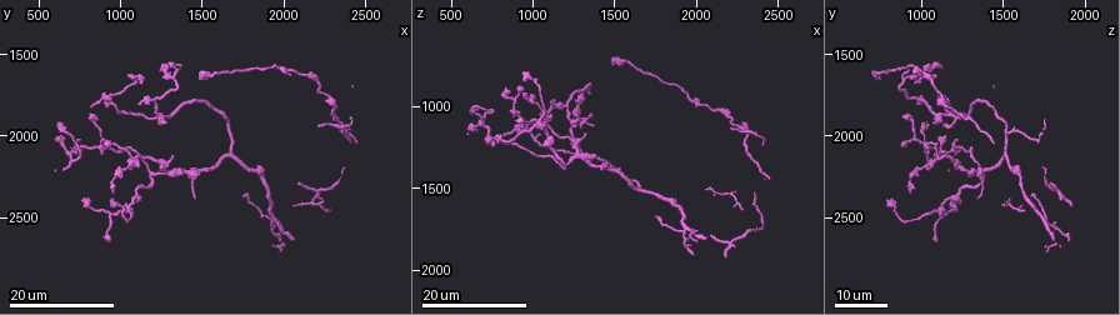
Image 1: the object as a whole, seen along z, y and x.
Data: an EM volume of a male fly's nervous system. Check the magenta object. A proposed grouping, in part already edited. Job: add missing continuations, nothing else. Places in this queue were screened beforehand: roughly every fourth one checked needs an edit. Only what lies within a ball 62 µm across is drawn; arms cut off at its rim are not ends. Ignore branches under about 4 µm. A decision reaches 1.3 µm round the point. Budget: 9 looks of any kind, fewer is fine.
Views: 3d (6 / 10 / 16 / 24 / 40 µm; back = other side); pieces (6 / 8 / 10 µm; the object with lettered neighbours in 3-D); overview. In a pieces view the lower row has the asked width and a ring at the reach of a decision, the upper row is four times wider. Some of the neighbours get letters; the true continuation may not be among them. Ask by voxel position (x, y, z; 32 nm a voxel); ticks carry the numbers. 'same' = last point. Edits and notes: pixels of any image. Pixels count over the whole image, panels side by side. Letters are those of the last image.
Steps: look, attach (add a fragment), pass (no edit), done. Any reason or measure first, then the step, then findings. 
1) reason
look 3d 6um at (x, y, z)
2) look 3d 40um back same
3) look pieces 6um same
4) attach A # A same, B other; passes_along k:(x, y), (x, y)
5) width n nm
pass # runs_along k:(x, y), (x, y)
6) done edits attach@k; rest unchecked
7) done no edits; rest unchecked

branch stops here
look 3d 24um at (1320, 2120, 1180)

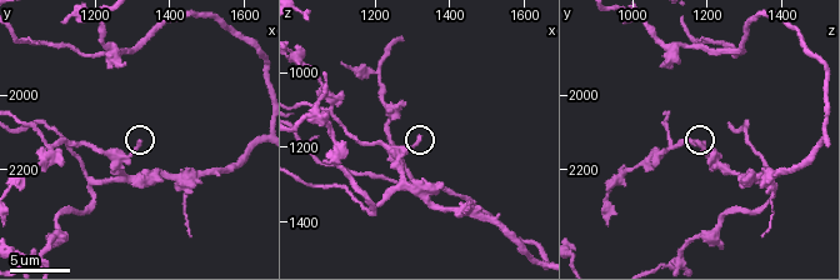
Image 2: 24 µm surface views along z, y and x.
look pieces 8um at (1310, 2130, 1170)

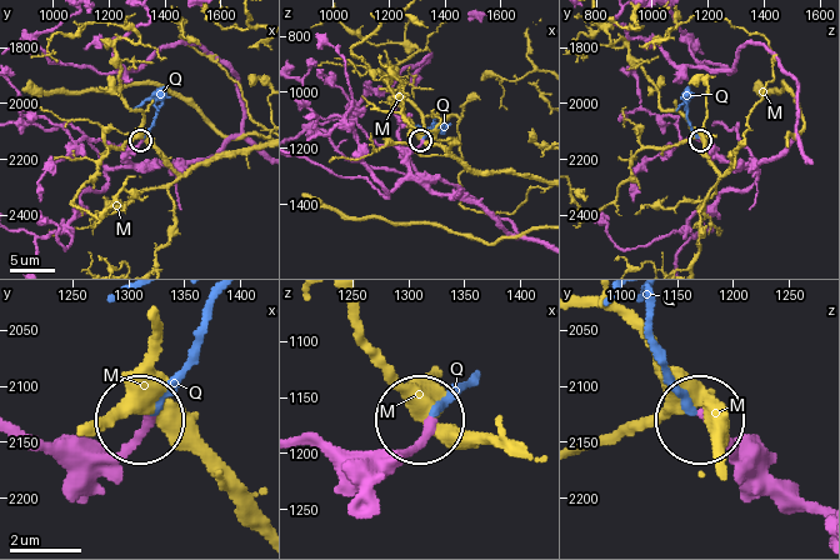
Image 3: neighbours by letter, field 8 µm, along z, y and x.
attach Q # M other, Q same; passes_along 3:(96, 483), (184, 365), (208, 303); the neuron continues

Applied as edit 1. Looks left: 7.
redraw
look overview

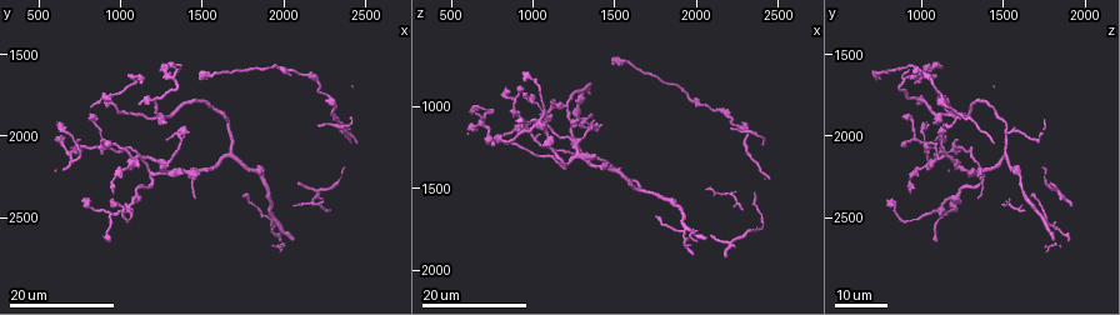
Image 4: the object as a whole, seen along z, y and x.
look 3d 16um at (1360, 1600, 1060)

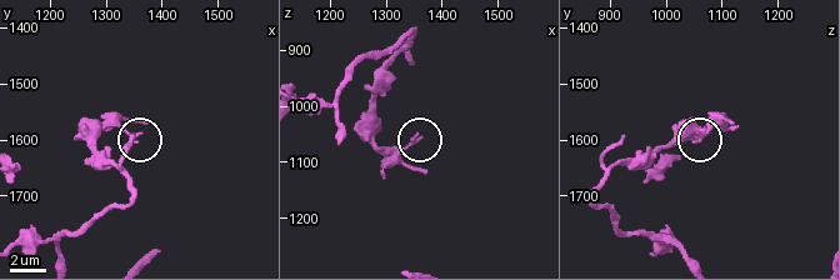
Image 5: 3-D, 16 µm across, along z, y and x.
look pieces 6um at (1355, 1600, 1055)

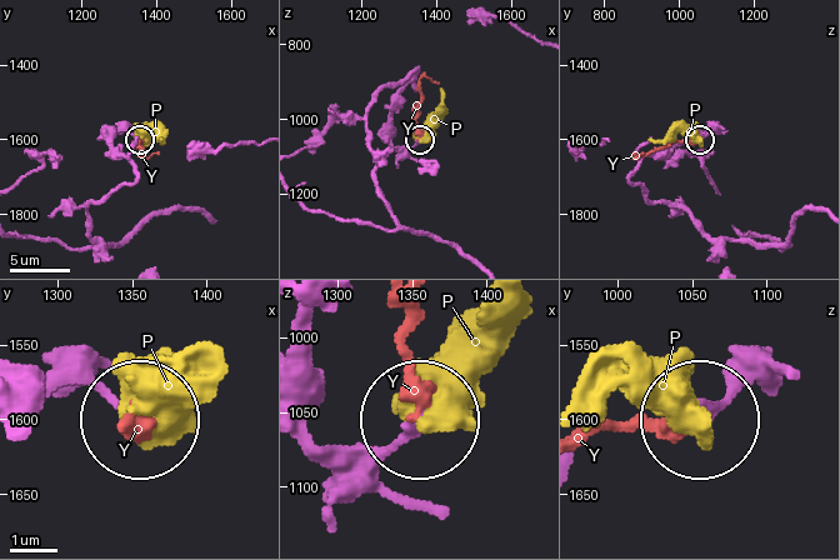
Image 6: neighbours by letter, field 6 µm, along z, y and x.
pass # P other, Y other; runs_along 6:(368, 123), (374, 96), (415, 70), (391, 141), (418, 139); none of them fits

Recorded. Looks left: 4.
free end
look 3d 16um at (840, 1820, 1180)

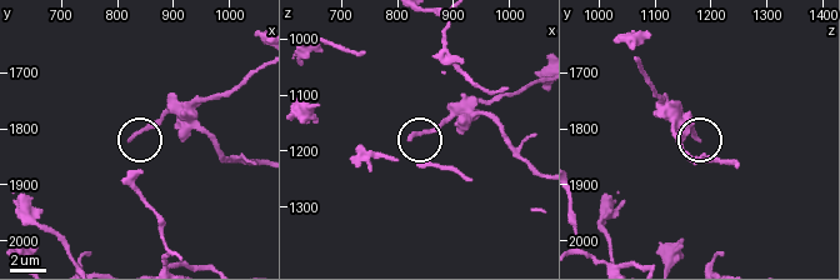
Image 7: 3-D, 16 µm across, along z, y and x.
look pieces 6um at (825, 1825, 1175)

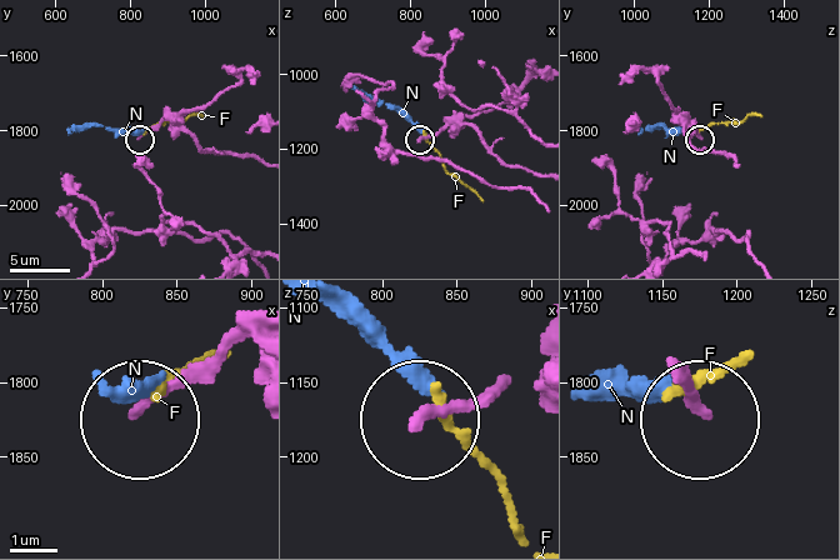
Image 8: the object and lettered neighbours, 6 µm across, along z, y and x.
pass # F other, N other; runs_along 8:(539, 174), (505, 165), (464, 124), (420, 140); none of them fits

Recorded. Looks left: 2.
look 3d 24um at (2200, 1920, 1140)

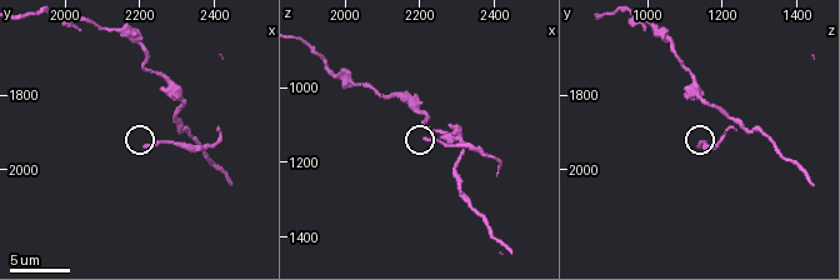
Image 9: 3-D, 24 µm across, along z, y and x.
look pieces 8um at (2210, 1930, 1140)

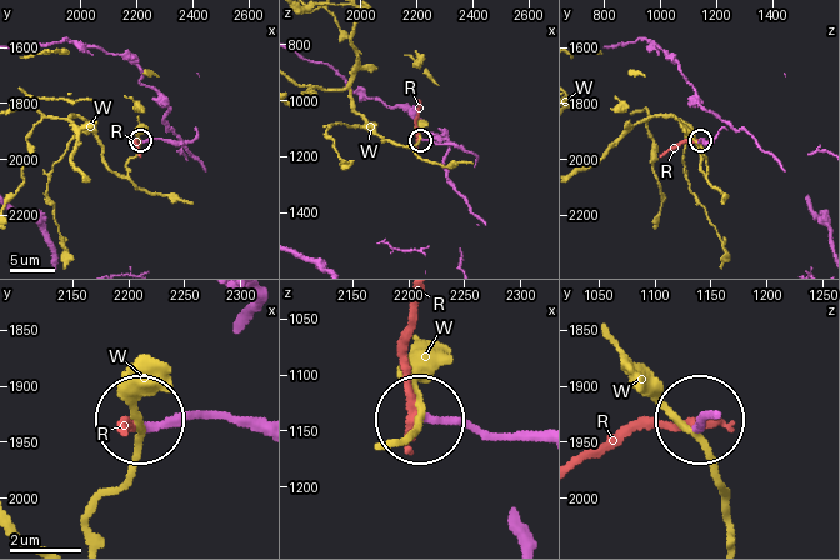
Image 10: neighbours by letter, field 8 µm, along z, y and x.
pass # R other, W other; none of them fits

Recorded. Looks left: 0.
done edits attach@3; rest unchecked

